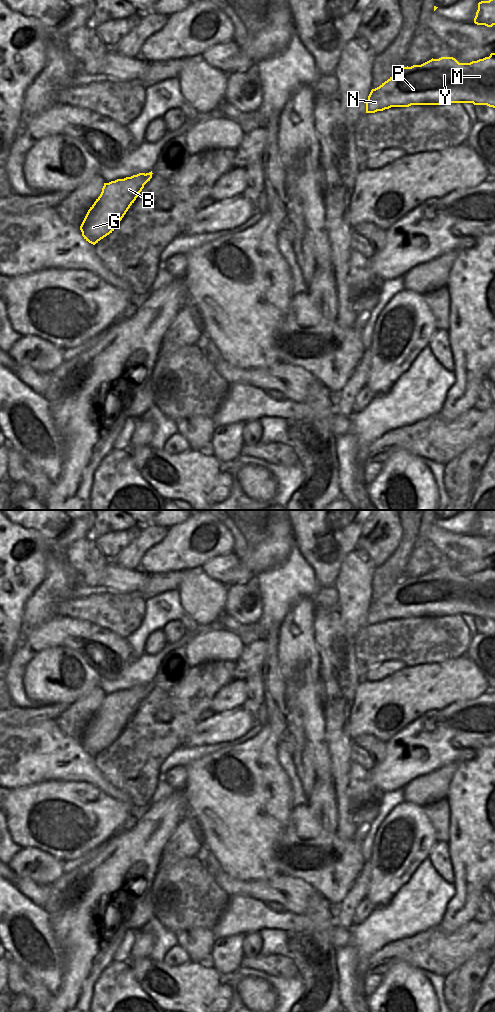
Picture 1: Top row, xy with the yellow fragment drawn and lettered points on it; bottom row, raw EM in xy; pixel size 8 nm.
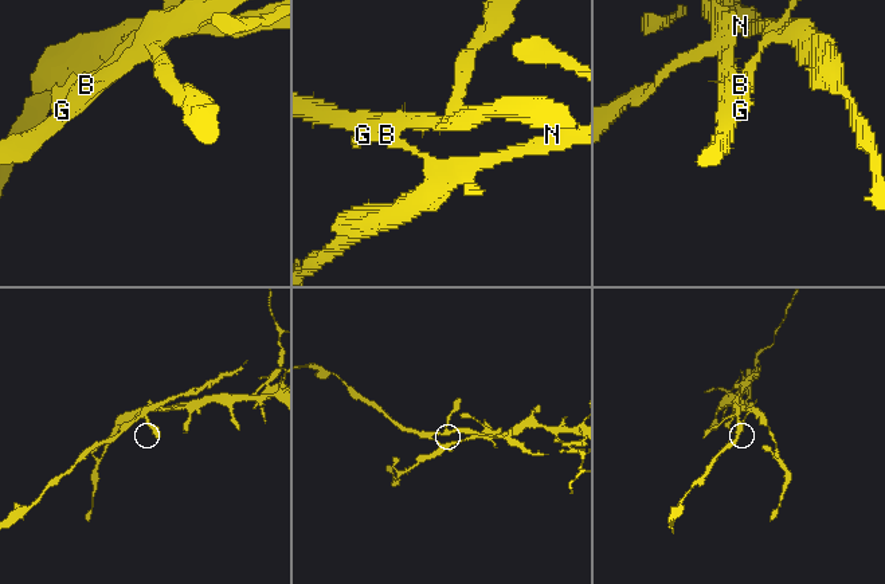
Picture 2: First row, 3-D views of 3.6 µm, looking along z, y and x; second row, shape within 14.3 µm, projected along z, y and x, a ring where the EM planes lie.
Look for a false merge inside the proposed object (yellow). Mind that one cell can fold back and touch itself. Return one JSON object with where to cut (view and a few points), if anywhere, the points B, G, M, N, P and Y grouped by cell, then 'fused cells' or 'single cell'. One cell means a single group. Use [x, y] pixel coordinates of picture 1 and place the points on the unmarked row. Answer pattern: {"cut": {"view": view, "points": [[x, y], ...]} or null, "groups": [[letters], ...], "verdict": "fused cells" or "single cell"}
{"cut": {"view": "xy", "points": [[145, 686], [142, 696], [139, 696], [136, 691], [124, 690]]}, "groups": [["B", "G"], ["M", "N", "P", "Y"]], "verdict": "fused cells"}

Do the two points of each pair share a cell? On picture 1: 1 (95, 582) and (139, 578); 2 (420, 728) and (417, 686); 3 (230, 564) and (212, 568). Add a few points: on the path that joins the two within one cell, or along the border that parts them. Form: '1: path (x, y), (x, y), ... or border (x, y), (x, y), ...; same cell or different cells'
1: path (106, 580), (128, 580); same cell
2: border (441, 708), (425, 712), (399, 730); different cells
3: path (226, 564), (221, 568), (216, 568); same cell

